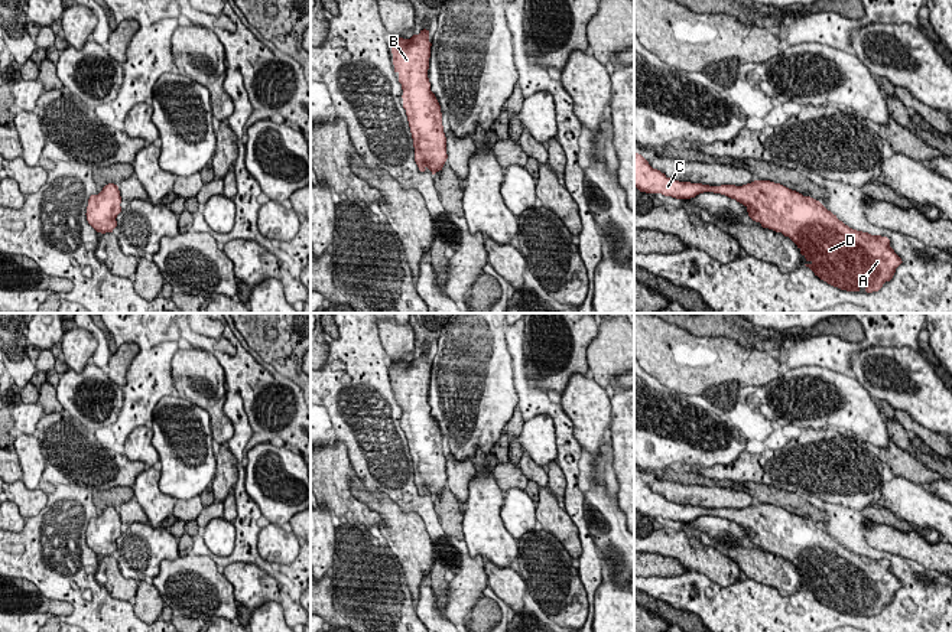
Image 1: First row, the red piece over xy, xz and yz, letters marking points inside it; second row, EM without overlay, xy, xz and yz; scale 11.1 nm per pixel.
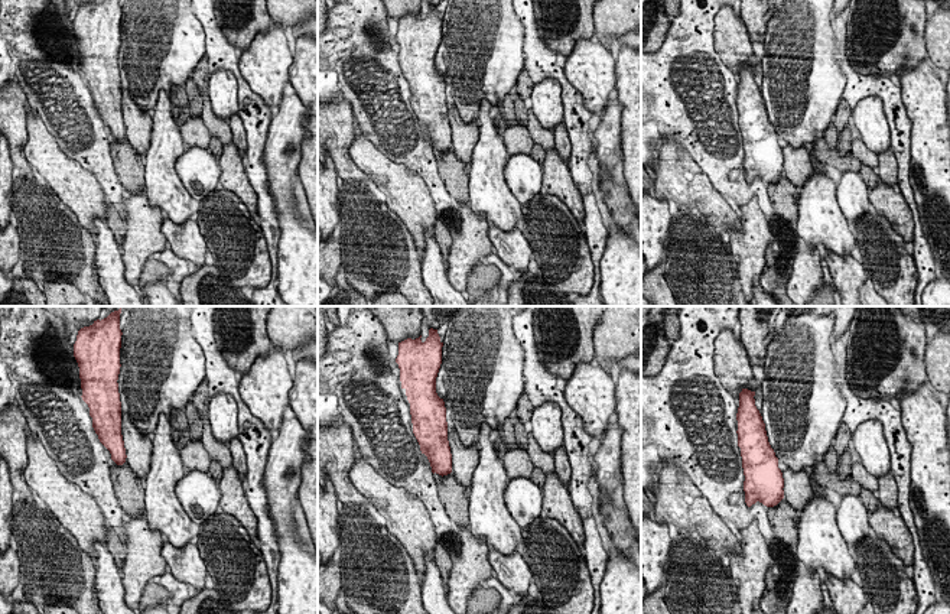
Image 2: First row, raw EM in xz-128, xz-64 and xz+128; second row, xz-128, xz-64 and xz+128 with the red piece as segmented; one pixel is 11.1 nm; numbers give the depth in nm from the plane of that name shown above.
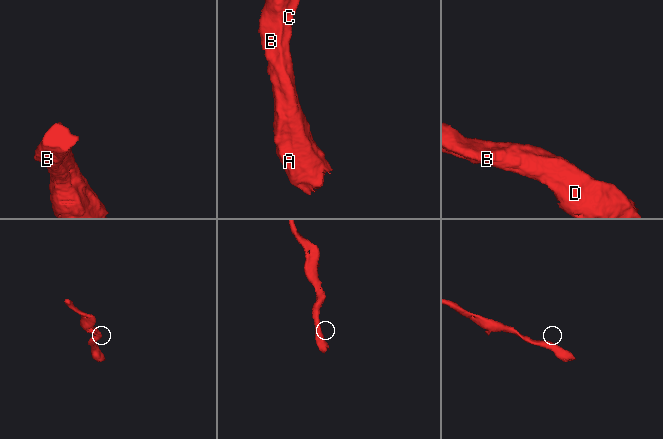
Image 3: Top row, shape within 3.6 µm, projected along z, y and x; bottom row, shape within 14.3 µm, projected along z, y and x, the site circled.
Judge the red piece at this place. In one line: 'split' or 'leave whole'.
leave whole

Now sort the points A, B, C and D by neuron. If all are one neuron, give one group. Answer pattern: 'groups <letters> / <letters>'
groups A B C D

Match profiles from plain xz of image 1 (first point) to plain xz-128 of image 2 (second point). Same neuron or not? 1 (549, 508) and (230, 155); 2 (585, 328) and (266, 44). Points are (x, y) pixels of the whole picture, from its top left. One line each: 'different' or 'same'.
1: same
2: different

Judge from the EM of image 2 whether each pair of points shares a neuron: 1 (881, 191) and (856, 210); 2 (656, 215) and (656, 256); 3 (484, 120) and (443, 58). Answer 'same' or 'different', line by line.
1: different
2: same
3: different

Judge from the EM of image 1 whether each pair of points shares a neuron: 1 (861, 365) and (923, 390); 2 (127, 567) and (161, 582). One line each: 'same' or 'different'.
1: same
2: different

